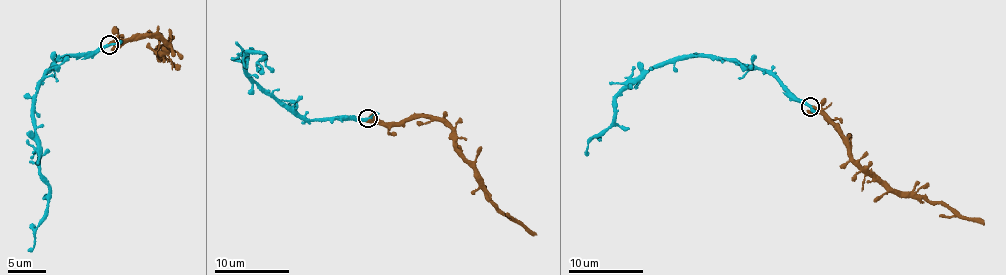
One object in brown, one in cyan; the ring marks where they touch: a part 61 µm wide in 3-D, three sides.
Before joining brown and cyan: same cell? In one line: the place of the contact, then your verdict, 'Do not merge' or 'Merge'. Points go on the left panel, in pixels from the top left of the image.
Place: (109, 45). Merge

